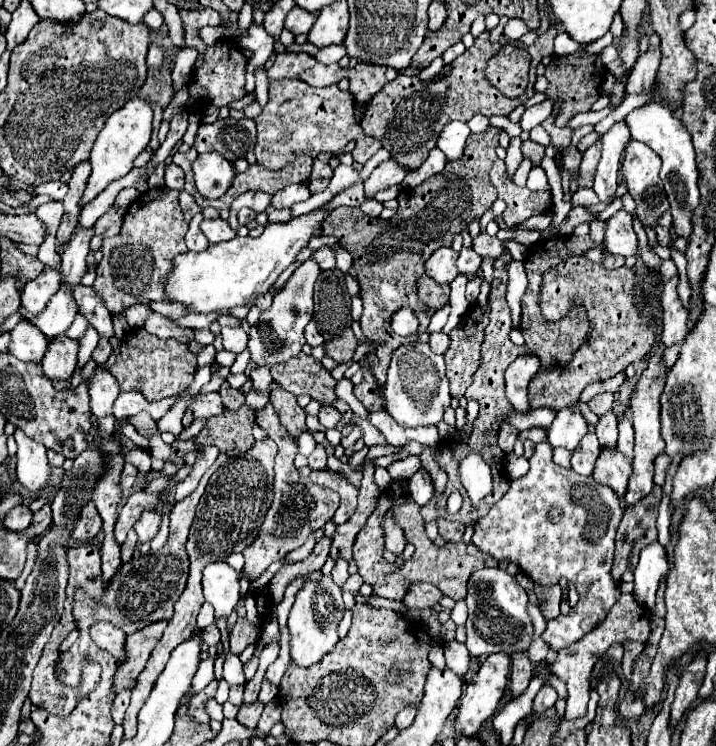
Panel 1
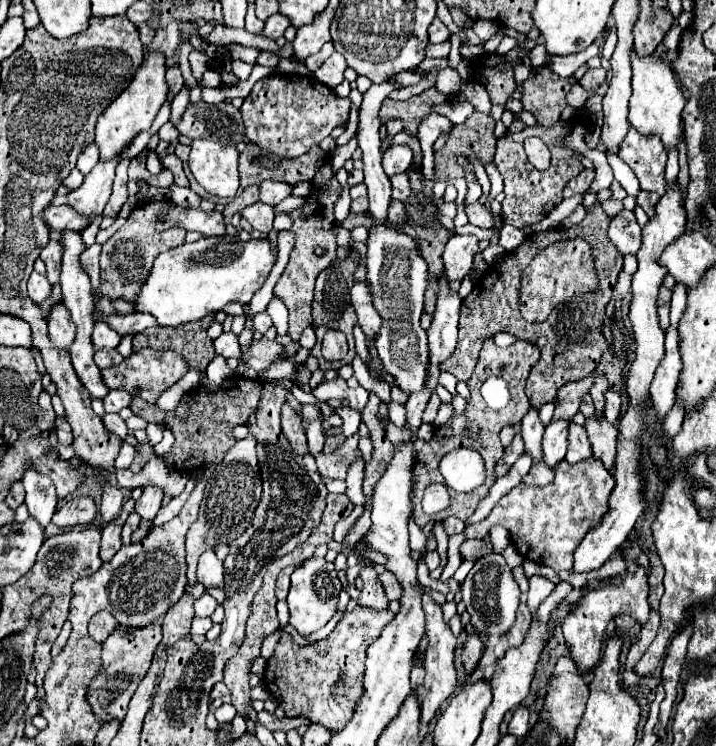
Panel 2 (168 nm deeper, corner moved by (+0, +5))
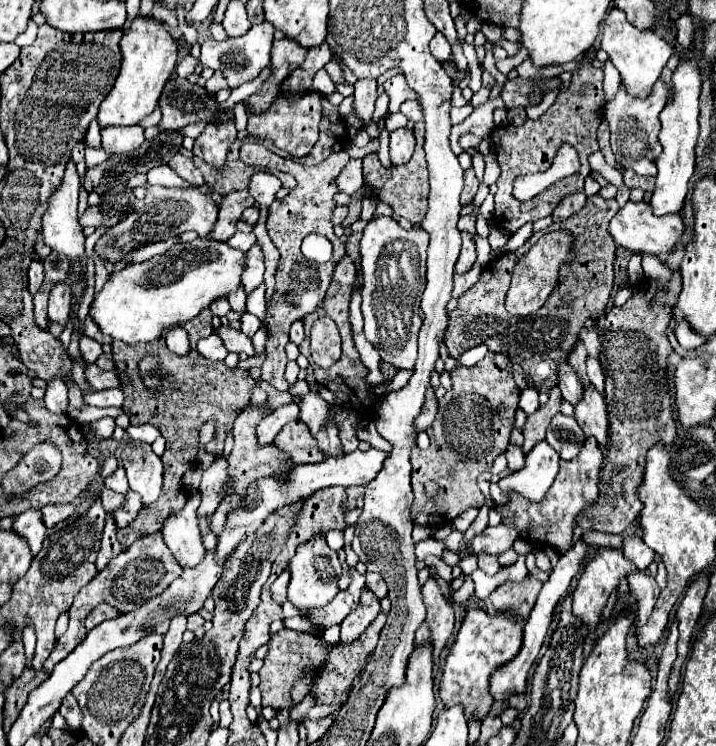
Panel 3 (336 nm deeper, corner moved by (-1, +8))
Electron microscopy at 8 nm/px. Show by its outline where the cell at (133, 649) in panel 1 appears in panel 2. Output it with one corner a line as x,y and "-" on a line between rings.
151,623
151,625
139,627
139,629
133,629
127,633
115,631
107,637
107,641
103,643
103,671
89,685
89,701
91,701
93,709
99,713
99,717
103,717
103,721
125,717
129,699
135,693
139,681
145,677
159,641
161,641
159,623

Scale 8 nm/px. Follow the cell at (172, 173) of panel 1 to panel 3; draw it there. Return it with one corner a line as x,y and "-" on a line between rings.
176,154
172,156
172,160
168,162
168,166
182,178
186,180
188,184
192,186
204,186
204,178
202,178
202,172
194,166
194,162
182,154

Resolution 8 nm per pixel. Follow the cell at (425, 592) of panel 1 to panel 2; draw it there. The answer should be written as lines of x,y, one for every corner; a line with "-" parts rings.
391,571
379,575
379,581
383,583
389,601
401,601
401,597
403,597
403,585
395,579
395,575

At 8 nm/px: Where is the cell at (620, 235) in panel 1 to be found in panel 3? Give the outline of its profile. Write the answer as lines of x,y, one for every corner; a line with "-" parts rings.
626,202
624,208
618,210
618,214
610,220
610,234
616,240
616,244
632,250
632,252
642,252
642,254
652,254
652,256
666,256
674,252
676,242
682,236
682,216
680,214
664,214
656,216
652,212
650,202

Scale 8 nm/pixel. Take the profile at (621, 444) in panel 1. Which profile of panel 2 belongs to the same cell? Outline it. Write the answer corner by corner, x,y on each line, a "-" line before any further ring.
609,391
607,393
607,405
605,405
605,419
611,421
613,425
617,425
619,413
621,413
621,397
619,397
619,393

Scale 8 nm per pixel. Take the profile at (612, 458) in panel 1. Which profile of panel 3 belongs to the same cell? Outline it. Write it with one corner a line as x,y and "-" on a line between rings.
584,386
582,400
574,406
574,418
586,436
594,436
600,446
608,444
608,416
602,394
592,386

